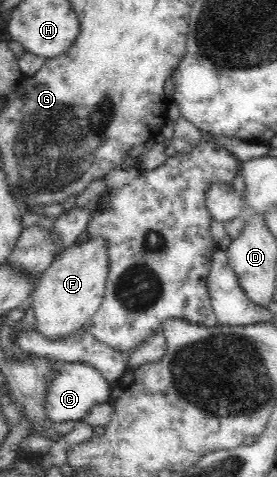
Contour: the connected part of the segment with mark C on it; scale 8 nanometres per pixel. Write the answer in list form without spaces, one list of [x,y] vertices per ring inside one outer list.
[[[65,362],[61,365],[59,373],[55,375],[55,379],[51,380],[43,407],[46,417],[55,423],[77,421],[81,420],[94,405],[107,402],[109,395],[110,385],[108,381],[93,365],[82,362]]]

